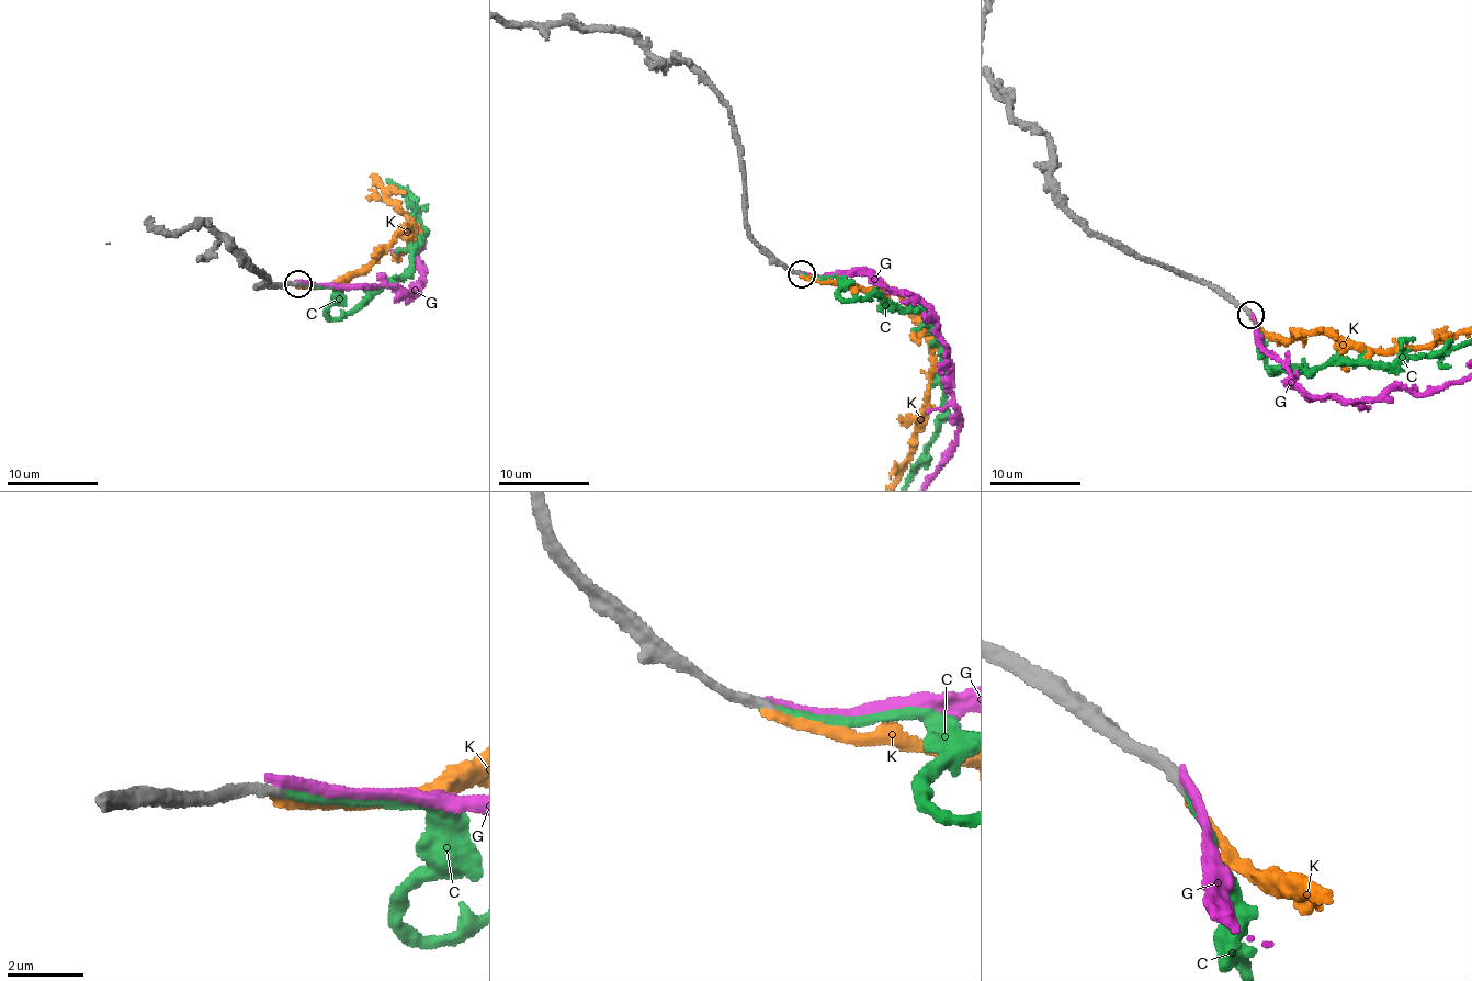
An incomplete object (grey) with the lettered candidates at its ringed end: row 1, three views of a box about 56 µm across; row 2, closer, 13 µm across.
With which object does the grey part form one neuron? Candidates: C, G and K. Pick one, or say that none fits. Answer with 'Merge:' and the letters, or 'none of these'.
Merge: C

